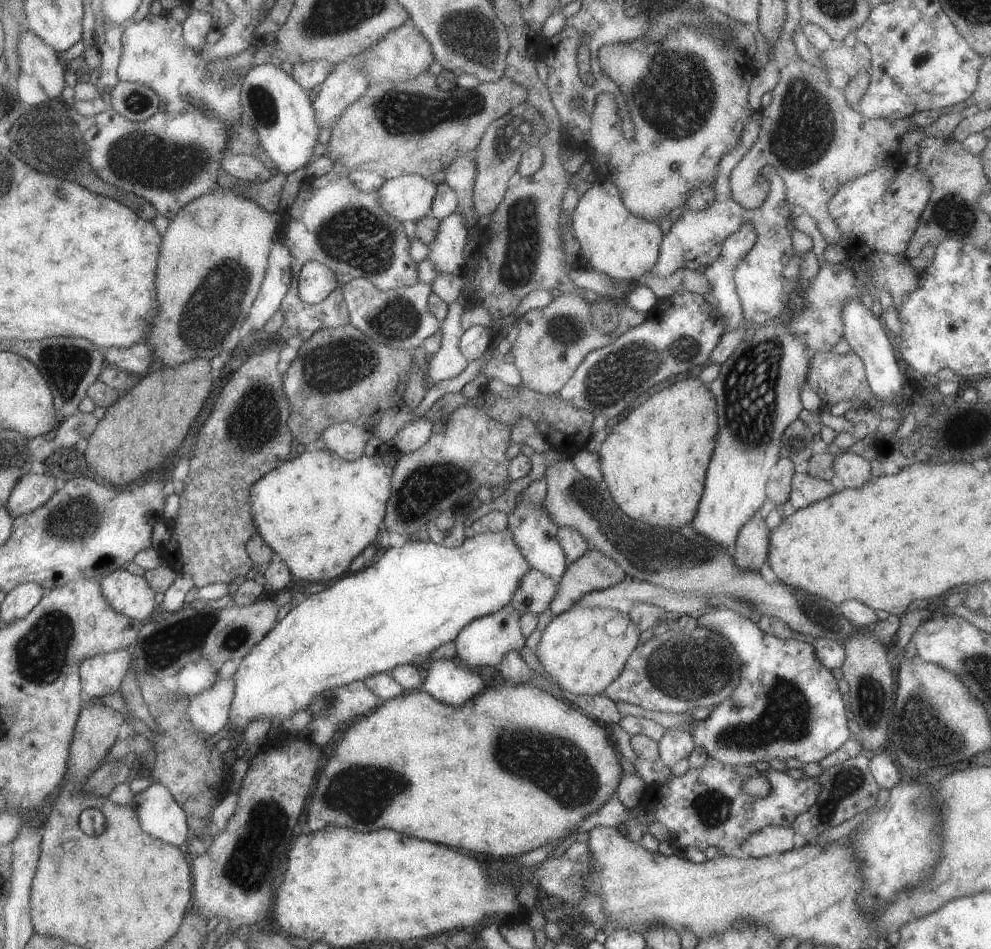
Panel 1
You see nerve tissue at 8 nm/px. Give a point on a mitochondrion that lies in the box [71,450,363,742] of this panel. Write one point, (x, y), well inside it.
(183, 637)

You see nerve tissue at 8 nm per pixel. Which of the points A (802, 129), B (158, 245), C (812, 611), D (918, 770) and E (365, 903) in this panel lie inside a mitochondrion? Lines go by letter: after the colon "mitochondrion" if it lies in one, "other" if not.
A: mitochondrion
B: other
C: mitochondrion
D: other
E: other

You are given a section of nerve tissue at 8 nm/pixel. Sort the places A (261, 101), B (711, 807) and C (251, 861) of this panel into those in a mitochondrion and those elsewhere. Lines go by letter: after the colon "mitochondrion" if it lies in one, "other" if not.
A: mitochondrion
B: mitochondrion
C: mitochondrion

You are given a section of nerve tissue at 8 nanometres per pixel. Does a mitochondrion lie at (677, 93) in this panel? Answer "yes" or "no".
yes

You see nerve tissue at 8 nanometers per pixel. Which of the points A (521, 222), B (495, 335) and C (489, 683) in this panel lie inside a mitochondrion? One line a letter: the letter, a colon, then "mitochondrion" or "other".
A: mitochondrion
B: other
C: other

